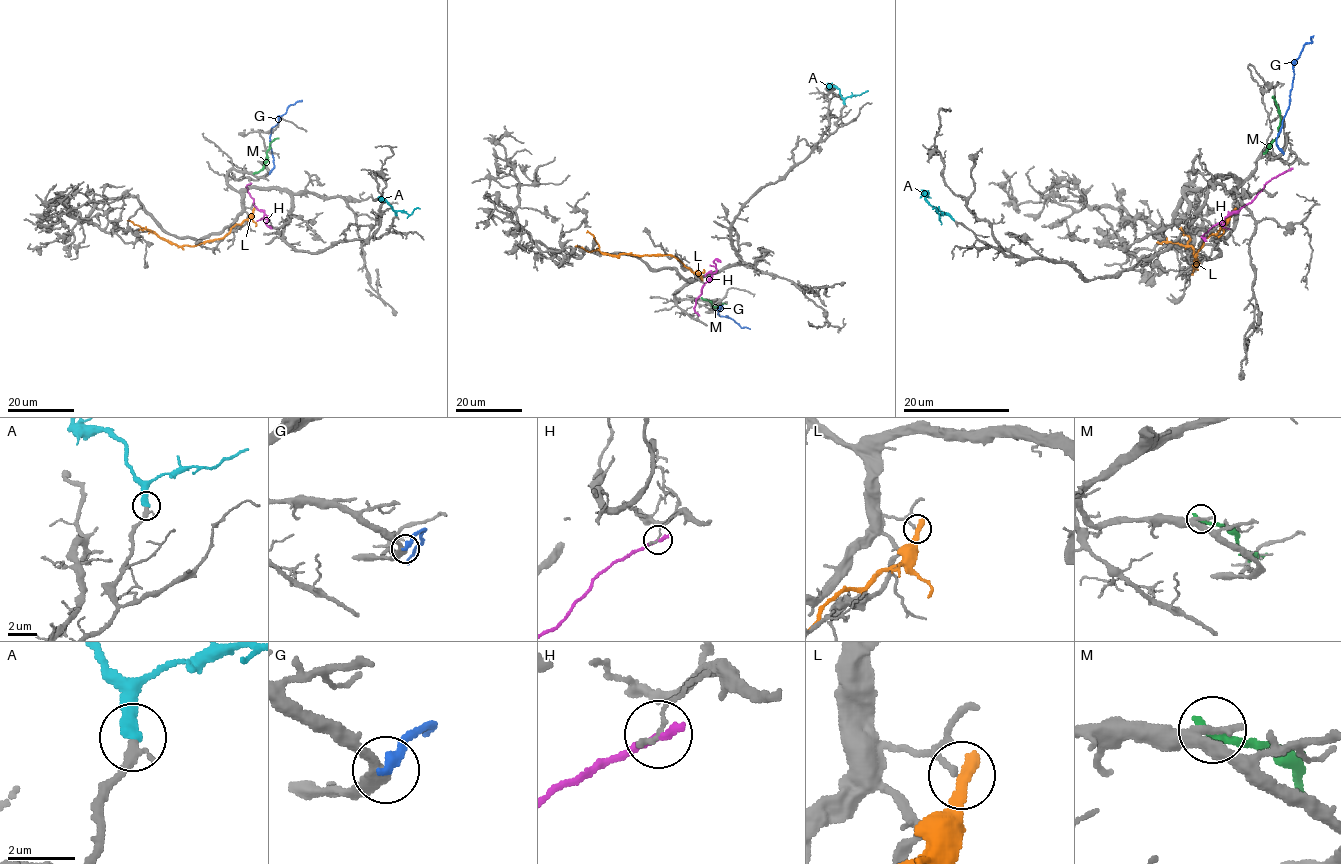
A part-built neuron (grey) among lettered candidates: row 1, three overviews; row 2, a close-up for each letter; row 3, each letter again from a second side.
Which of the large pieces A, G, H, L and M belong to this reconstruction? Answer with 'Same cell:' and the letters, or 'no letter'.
Same cell: A

